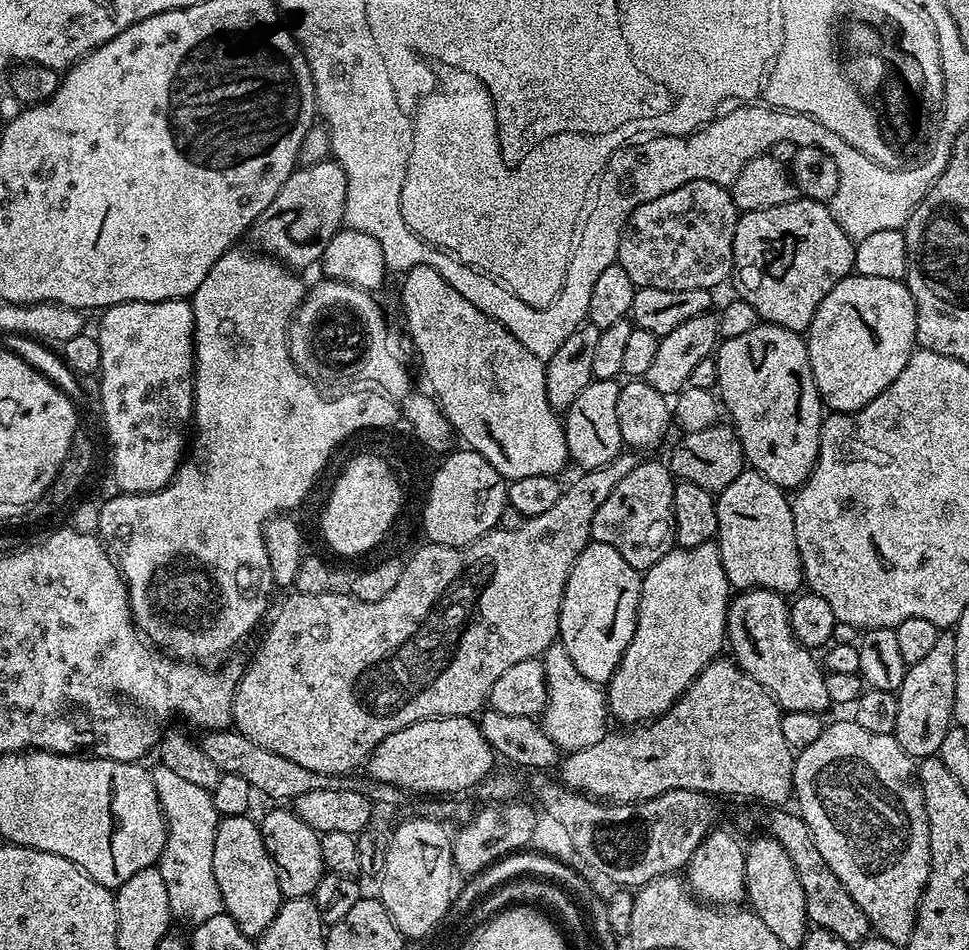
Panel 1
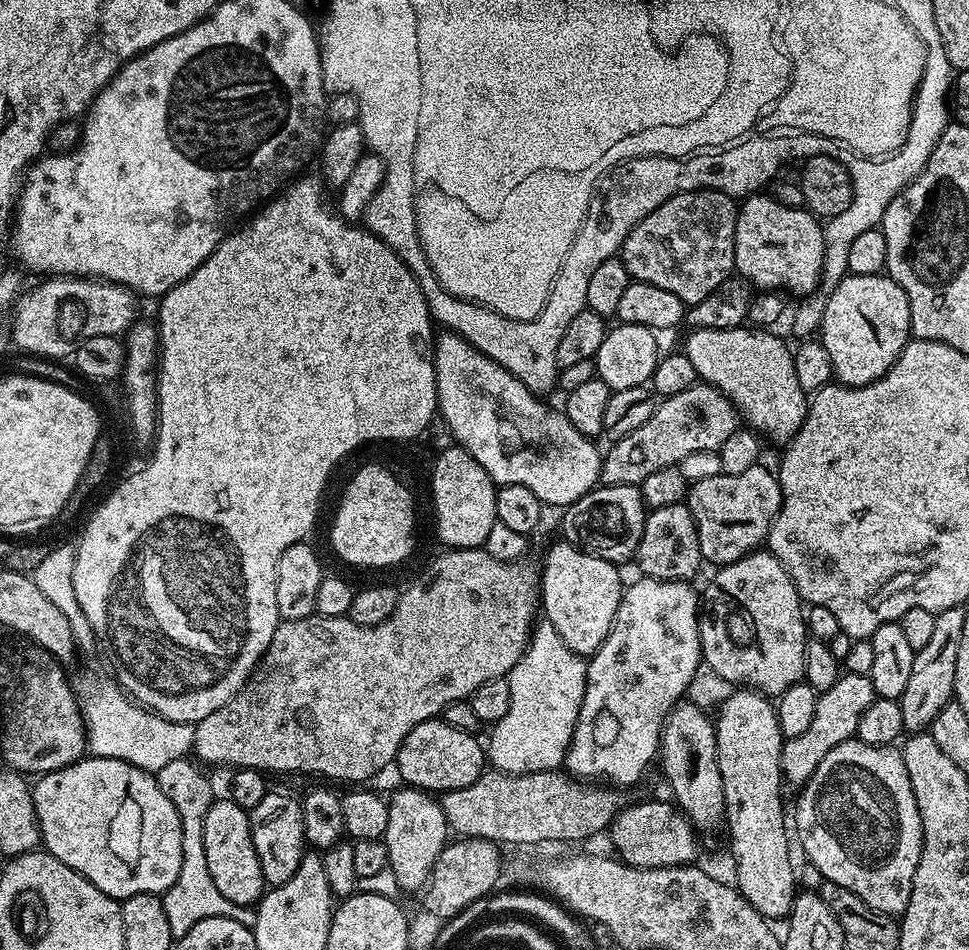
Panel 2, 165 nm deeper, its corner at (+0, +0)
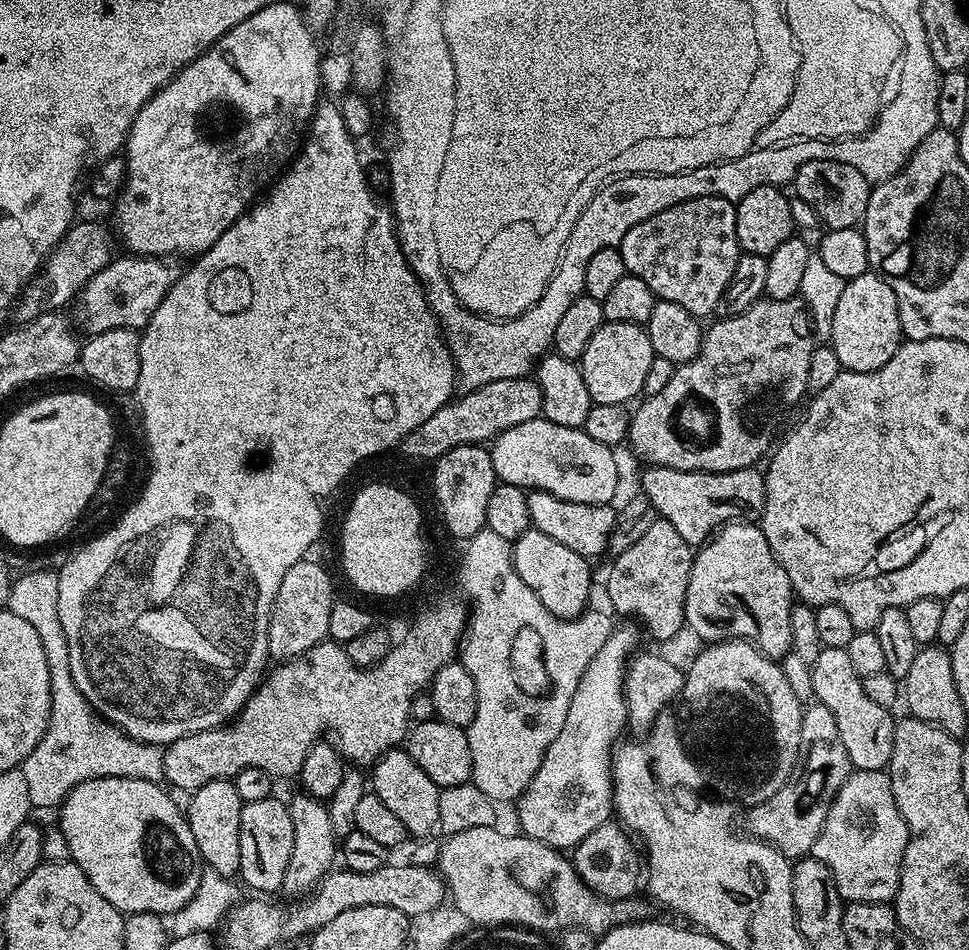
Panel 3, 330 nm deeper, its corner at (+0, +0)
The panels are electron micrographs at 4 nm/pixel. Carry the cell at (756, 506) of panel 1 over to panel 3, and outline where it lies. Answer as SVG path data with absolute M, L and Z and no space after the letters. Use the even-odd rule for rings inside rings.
M648 466L640 476L639 491L656 508L661 520L670 522L687 544L703 546L721 526L739 521L747 512L764 510L764 472L759 467L729 472L687 472Z

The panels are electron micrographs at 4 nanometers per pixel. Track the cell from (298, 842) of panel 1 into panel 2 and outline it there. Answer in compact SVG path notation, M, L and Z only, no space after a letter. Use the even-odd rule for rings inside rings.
M269 790L248 812L250 834L254 838L254 850L258 850L258 862L262 862L265 885L275 886L290 882L306 854L304 831L302 830L302 806L297 797L284 792Z

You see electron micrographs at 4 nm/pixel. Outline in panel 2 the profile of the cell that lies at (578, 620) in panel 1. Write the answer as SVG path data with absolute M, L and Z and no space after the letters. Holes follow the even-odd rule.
M567 542L559 543L549 550L540 572L542 616L558 630L562 642L574 654L590 658L610 634L626 584L620 581L621 569L617 565L594 558Z

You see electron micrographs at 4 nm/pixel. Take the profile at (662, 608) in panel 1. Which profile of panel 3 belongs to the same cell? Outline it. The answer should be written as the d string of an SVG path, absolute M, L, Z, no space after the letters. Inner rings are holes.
M624 622L613 627L610 638L606 638L606 646L594 654L590 666L582 674L578 682L578 690L574 690L574 698L570 698L570 710L566 710L566 722L562 722L562 730L554 742L544 751L542 762L528 784L524 795L519 797L515 805L516 816L520 819L519 831L525 836L534 838L551 848L571 850L590 834L590 830L598 830L598 826L609 823L614 812L612 803L612 754L614 745L626 732L628 722L628 702L624 697L624 678L630 663L630 657L637 651L642 632L635 623Z

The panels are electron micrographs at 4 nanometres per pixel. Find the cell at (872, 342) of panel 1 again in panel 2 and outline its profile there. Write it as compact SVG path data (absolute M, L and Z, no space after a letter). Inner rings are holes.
M887 274L847 275L833 292L827 293L818 339L830 354L832 375L839 383L866 386L894 366L910 339L908 295Z

